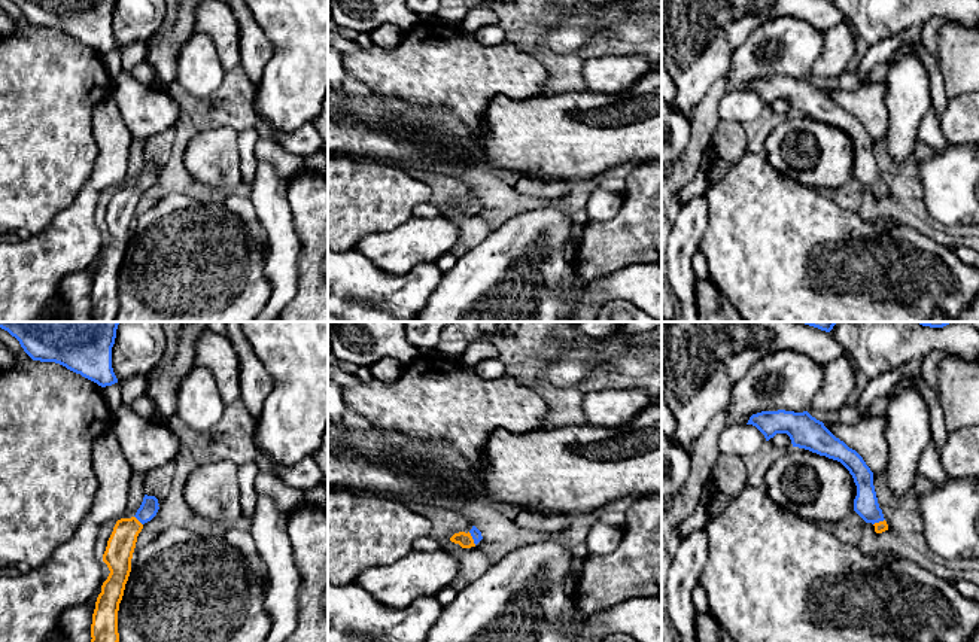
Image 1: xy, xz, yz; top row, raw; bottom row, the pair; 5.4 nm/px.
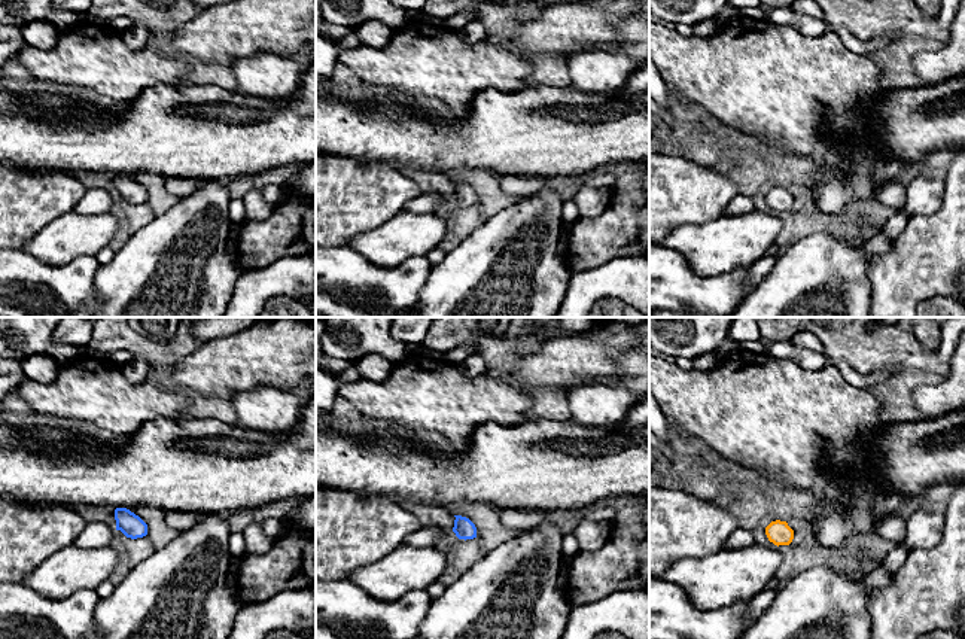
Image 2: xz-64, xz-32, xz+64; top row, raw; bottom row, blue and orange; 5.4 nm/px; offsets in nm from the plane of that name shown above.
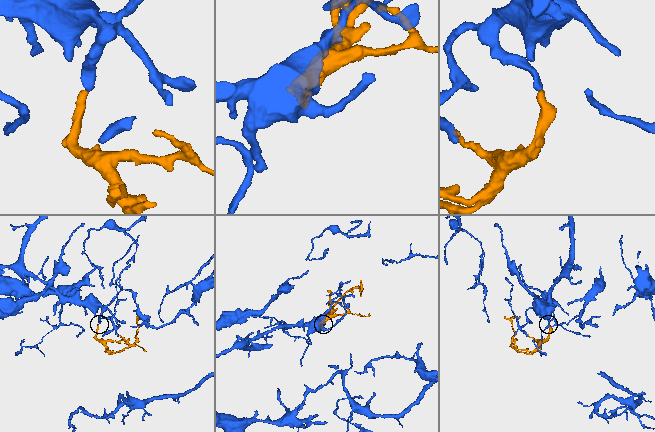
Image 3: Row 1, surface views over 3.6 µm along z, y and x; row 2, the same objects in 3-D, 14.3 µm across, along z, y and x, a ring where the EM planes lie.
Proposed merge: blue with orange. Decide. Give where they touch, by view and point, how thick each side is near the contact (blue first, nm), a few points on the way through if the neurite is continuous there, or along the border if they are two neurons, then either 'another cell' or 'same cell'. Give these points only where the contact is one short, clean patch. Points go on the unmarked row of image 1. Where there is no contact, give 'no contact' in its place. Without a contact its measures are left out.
xz (473, 204) | 60/80 nm | across xz (476, 200), (473, 204), (464, 206) | same cell

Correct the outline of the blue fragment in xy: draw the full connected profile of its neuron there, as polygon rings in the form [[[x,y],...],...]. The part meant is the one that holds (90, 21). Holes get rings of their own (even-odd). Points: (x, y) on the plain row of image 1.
[[[10,0],[40,28],[55,28],[101,54],[118,49],[112,34],[116,0]]]

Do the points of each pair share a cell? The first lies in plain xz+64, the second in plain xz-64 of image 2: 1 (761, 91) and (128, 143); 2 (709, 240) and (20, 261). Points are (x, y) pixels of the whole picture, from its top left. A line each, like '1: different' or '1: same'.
1: different
2: different

